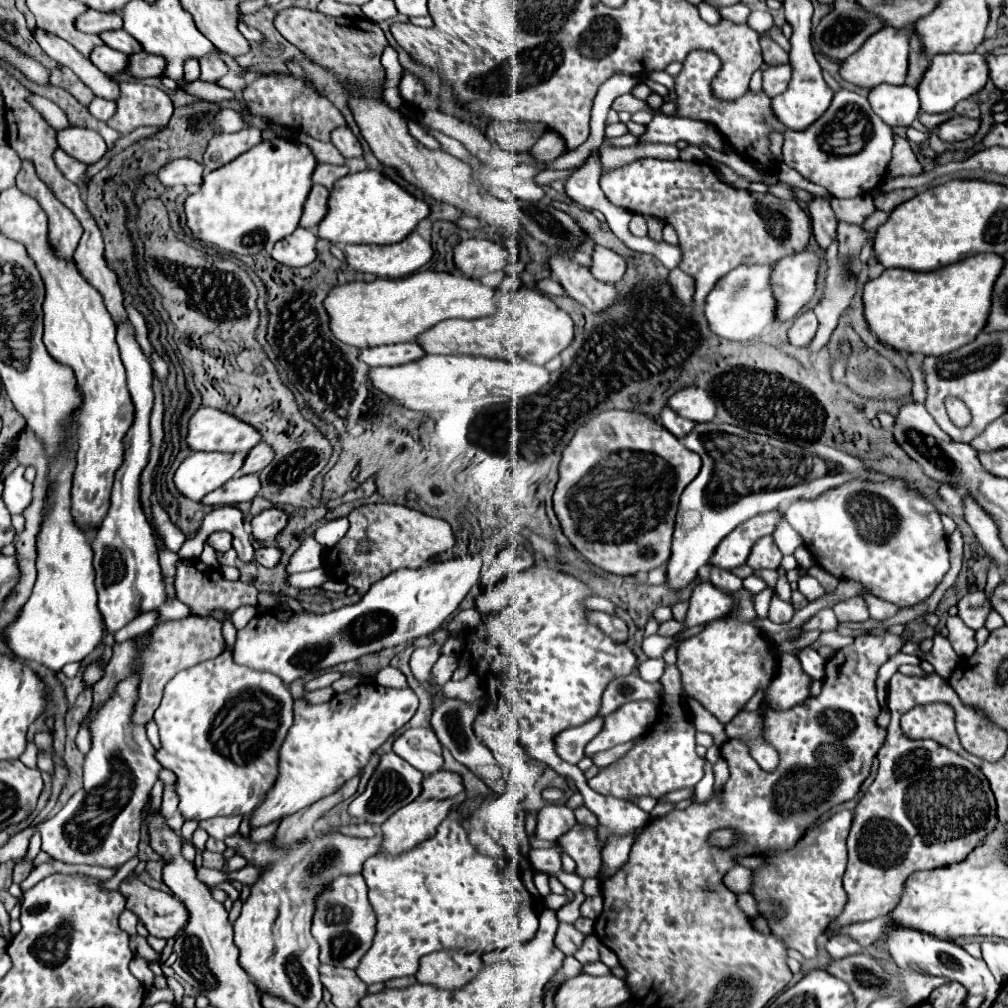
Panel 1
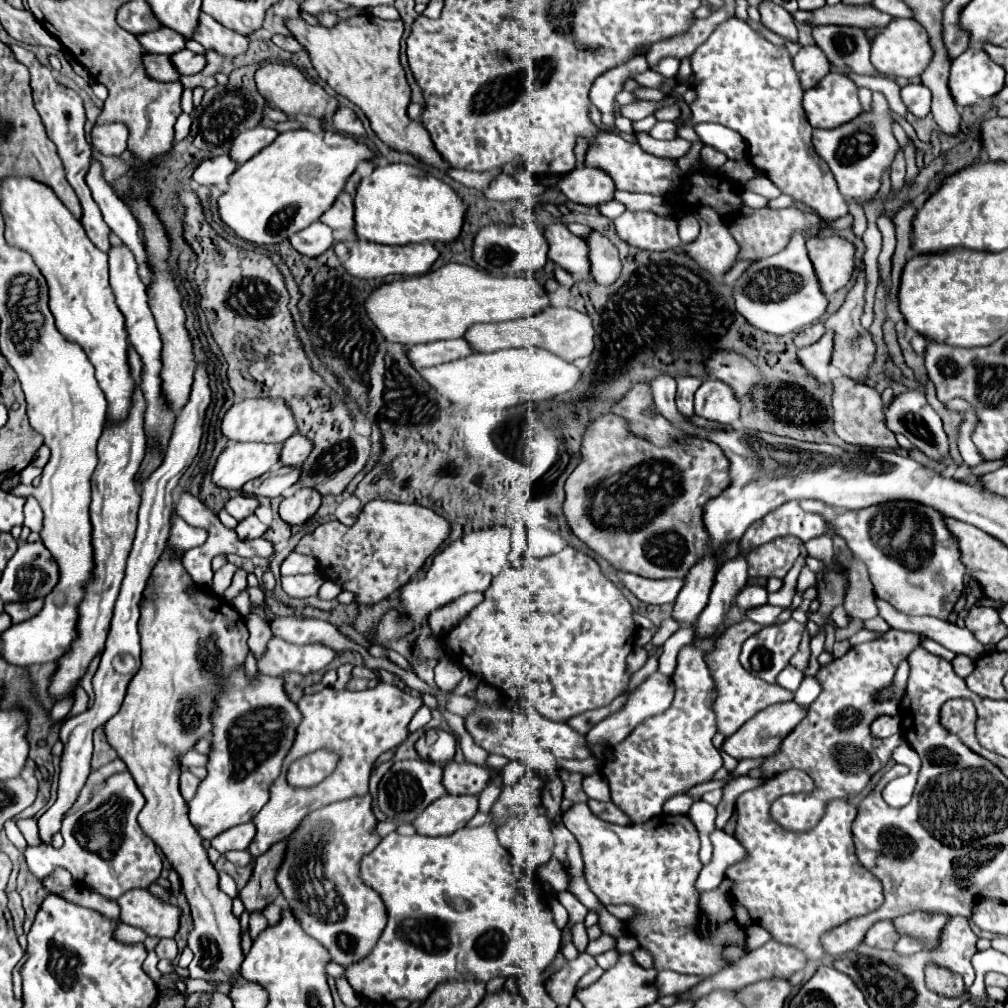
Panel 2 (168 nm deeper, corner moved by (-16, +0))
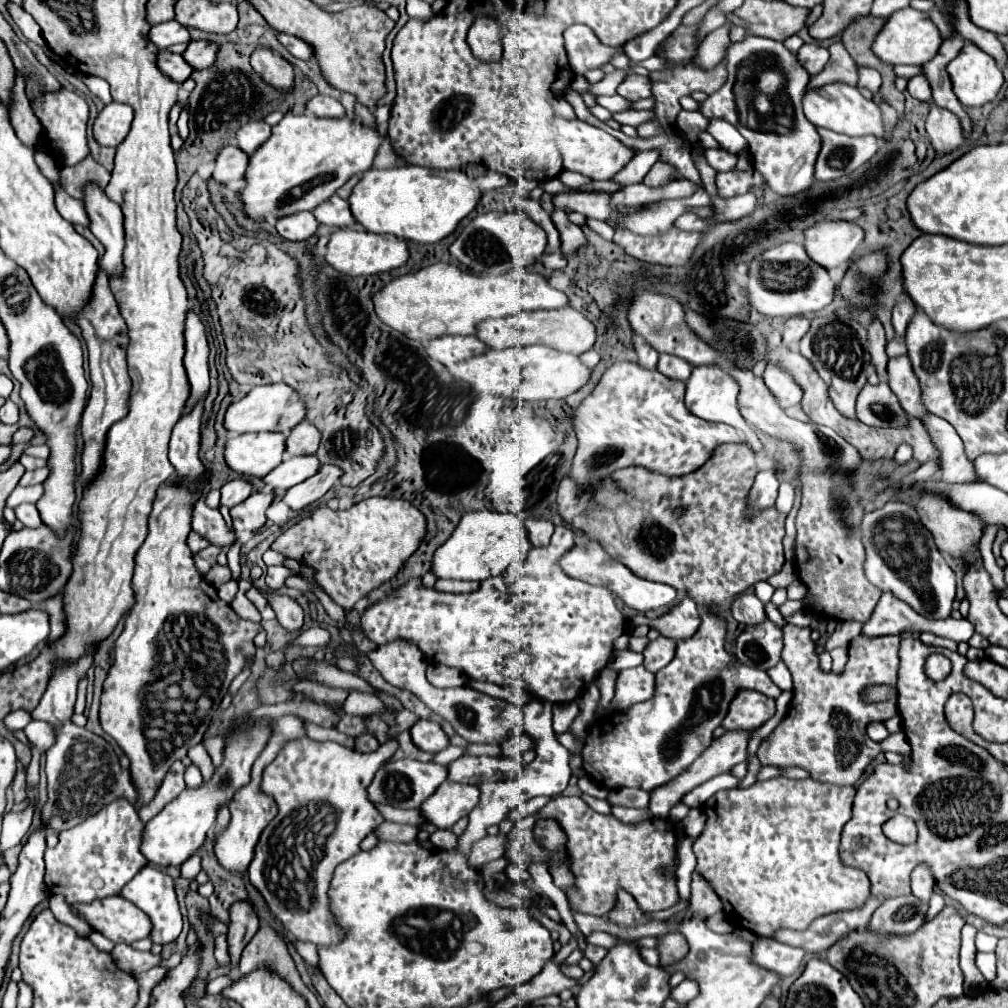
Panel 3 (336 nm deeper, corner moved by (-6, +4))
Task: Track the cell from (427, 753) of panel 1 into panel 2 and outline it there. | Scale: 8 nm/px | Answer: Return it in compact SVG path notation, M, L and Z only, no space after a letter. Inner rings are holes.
M432 728L432 730L426 730L418 738L416 750L422 758L428 758L432 762L452 760L454 752L456 752L456 738L448 730Z

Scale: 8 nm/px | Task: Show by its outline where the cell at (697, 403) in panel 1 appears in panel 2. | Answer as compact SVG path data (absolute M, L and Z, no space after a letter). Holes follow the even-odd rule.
M704 380L696 390L694 412L706 420L730 426L740 418L740 402L728 384L720 380Z

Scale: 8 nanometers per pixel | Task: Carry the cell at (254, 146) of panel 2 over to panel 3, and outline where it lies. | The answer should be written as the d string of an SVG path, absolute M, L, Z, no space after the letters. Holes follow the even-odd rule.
M260 120L260 122L250 122L244 124L238 132L236 132L236 142L238 148L246 154L252 154L260 144L264 144L270 138L270 126Z

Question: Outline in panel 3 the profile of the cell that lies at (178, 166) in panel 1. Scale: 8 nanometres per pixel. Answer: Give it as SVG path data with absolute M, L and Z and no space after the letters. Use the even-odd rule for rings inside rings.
M226 146L218 152L214 164L216 168L212 172L212 178L233 191L236 186L236 192L239 192L242 189L240 180L248 164L248 154L244 154L238 146Z

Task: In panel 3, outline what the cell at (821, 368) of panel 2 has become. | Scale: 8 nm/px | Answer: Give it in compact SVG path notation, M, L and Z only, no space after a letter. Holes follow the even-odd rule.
M768 364L762 378L772 394L778 398L782 408L794 406L802 400L802 386L798 386L798 382L780 364Z

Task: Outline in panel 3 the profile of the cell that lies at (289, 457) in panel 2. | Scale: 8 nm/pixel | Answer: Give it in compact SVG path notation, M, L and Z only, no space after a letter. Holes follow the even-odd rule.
M302 420L286 438L286 454L300 456L300 454L314 454L320 444L320 432L306 420Z

